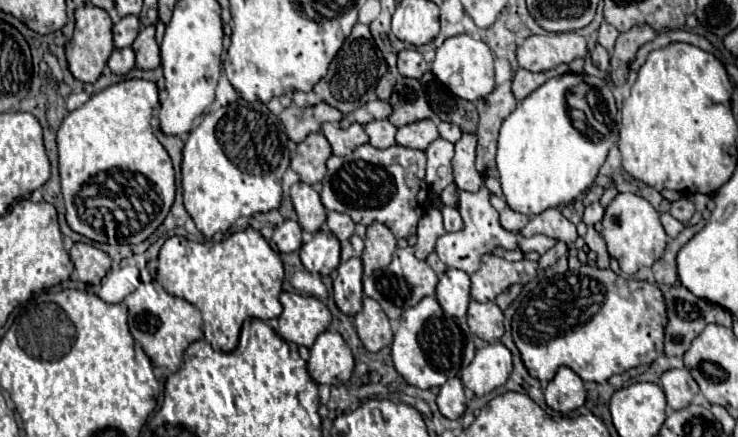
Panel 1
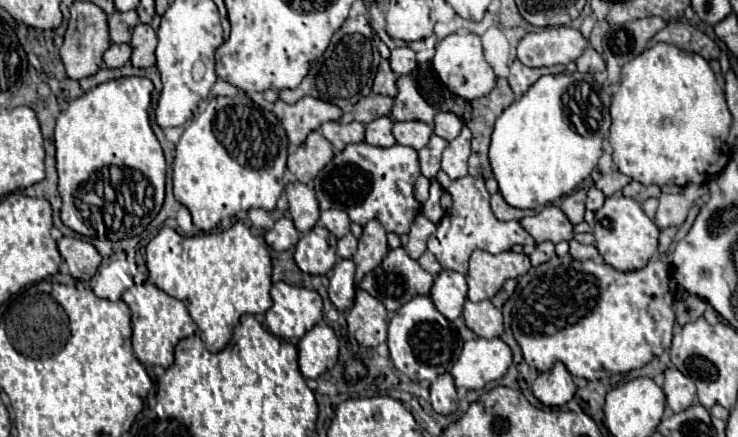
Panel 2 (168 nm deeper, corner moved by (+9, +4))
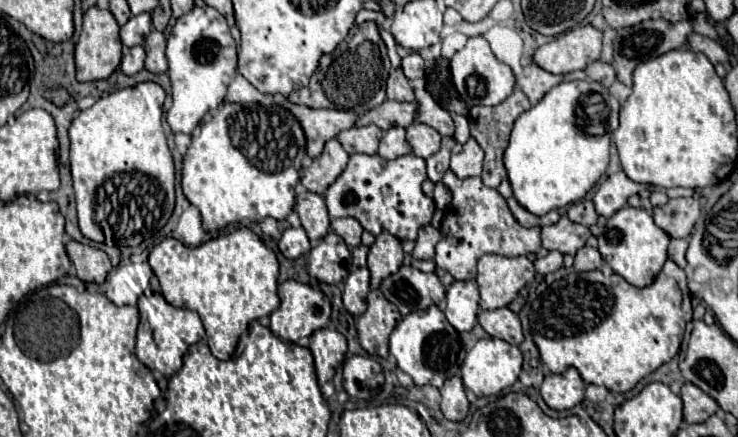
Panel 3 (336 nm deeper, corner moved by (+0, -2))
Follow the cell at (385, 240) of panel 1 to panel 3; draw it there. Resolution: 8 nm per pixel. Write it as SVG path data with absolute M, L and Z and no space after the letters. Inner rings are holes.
M380 233L368 253L368 269L372 273L370 289L378 289L382 279L396 273L402 265L402 259L404 251L400 241L390 233Z

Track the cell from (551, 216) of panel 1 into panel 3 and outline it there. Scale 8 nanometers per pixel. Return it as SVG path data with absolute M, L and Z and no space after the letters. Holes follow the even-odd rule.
M562 215L556 225L542 227L542 247L548 251L560 251L564 255L576 255L588 237L590 229L586 225L572 223L566 215Z

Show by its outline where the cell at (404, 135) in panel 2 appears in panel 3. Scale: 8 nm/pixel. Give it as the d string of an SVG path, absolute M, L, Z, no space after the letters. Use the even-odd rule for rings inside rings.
M418 121L412 123L410 127L406 127L406 139L412 145L412 151L422 159L434 155L440 149L440 141L442 141L442 137L436 129L432 129L424 123L418 123Z

